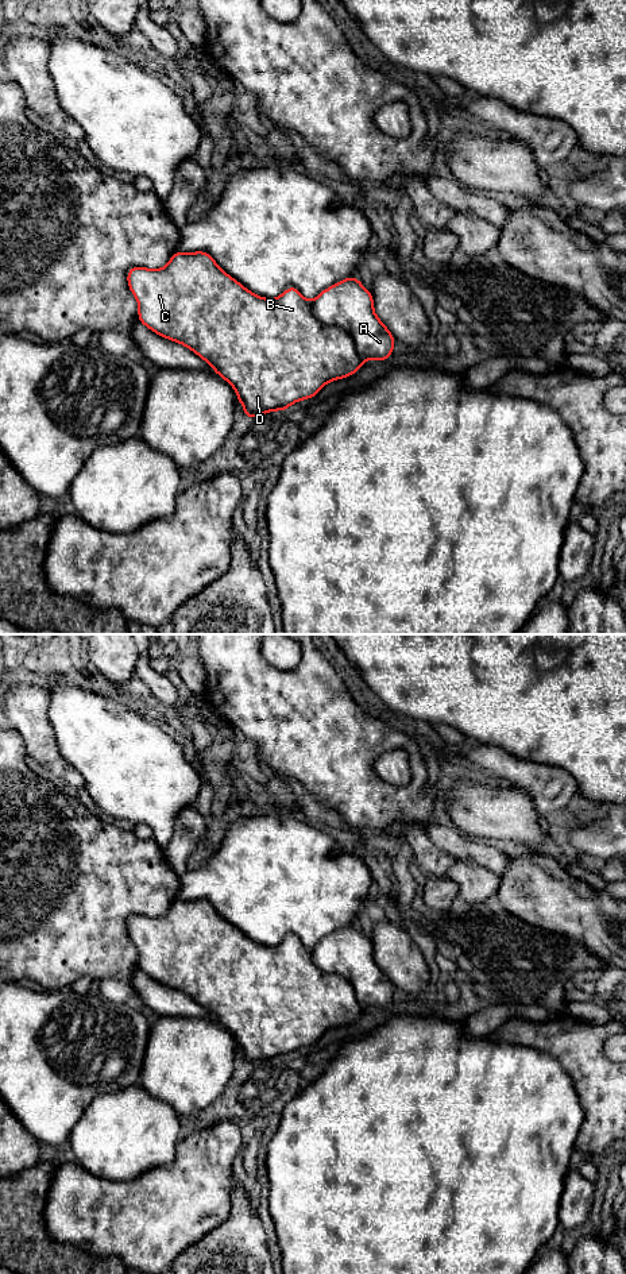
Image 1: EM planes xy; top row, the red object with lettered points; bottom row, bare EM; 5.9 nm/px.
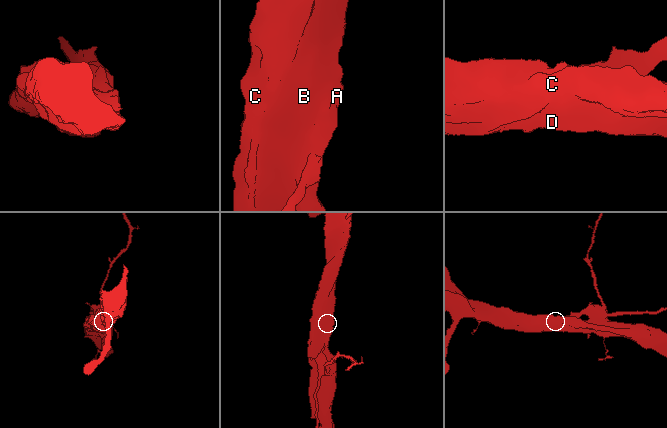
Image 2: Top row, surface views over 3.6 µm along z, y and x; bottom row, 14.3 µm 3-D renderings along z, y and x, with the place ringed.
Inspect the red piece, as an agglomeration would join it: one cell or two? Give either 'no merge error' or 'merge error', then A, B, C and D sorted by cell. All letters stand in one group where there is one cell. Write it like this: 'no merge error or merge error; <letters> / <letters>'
merge error; A / B C D

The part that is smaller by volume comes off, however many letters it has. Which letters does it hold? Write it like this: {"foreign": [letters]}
{"foreign": ["A"]}

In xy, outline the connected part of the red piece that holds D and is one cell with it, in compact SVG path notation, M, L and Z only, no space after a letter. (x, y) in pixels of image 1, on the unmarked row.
M177 897L169 911L162 916L134 914L127 920L127 931L138 949L138 968L158 984L185 993L188 997L196 1000L197 1004L205 1008L217 1023L220 1023L235 1036L237 1049L243 1053L247 1068L255 1063L268 1062L271 1058L278 1058L281 1061L298 1049L304 1049L306 1046L310 1047L316 1045L326 1031L353 1023L363 1014L363 1007L359 1004L351 982L339 974L321 972L313 962L312 949L308 949L297 935L289 934L277 946L263 946L254 942L239 929L228 923L206 899L181 900Z

